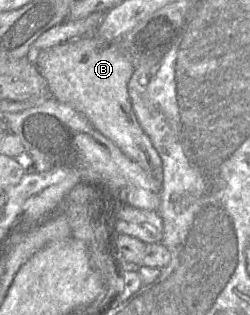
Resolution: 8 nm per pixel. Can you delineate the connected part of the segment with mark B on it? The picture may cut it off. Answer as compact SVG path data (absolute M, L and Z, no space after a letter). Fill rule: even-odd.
M92 35L72 39L41 50L35 66L46 80L51 96L82 113L100 133L161 186L162 161L137 121L128 93L134 66L118 43L106 44L99 36Z

